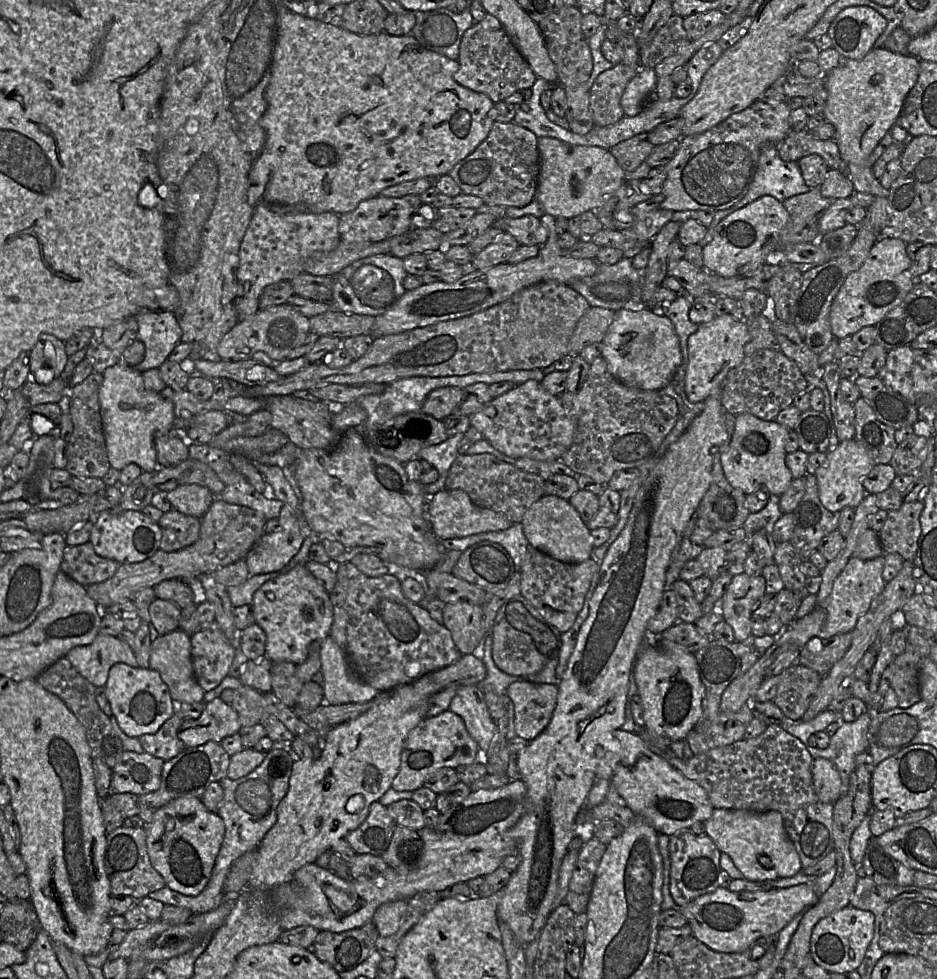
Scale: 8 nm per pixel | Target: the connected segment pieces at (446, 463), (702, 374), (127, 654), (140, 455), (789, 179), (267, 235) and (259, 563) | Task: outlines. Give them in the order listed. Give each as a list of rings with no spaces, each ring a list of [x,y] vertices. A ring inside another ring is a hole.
[[[458,433],[447,438],[440,444],[423,448],[419,452],[418,459],[429,462],[439,473],[439,477],[436,482],[428,485],[422,485],[427,496],[432,496],[445,488],[445,481],[449,469],[456,457],[459,455],[458,445],[464,438],[464,435],[464,433]]]
[[[731,314],[714,317],[711,321],[699,324],[698,329],[688,338],[689,359],[685,374],[685,393],[691,402],[700,402],[715,392],[720,392],[728,372],[741,364],[745,358],[744,347],[750,339],[747,323]]]
[[[98,634],[91,644],[73,647],[65,657],[97,688],[104,688],[109,670],[114,664],[124,663],[138,667],[131,647],[117,636]]]
[[[121,360],[104,370],[103,382],[99,388],[99,403],[107,456],[112,468],[121,471],[128,464],[135,463],[142,471],[151,472],[160,467],[157,461],[155,441],[158,437],[174,431],[175,419],[174,405],[165,394],[166,388],[157,368],[141,372]]]
[[[765,144],[761,150],[756,172],[746,195],[732,207],[726,210],[716,211],[712,223],[707,229],[705,237],[698,243],[703,248],[709,244],[714,237],[714,230],[716,226],[731,213],[743,208],[747,204],[755,201],[763,195],[771,195],[775,197],[781,203],[791,196],[806,193],[811,188],[805,183],[798,162],[796,161],[784,161],[781,159],[778,153],[776,144]]]
[[[269,204],[254,207],[240,244],[236,271],[239,288],[235,306],[239,320],[248,319],[259,311],[259,298],[267,286],[290,281],[303,273],[304,261],[312,253],[333,250],[340,242],[338,223],[339,215],[333,212],[311,213]]]
[[[283,505],[278,516],[279,525],[272,533],[264,533],[251,547],[245,557],[250,576],[275,572],[282,569],[298,553],[303,540],[302,526],[287,505]]]

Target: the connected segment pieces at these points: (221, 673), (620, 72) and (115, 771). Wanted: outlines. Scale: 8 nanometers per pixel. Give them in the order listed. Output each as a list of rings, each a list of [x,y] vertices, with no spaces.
[[[216,621],[190,637],[195,678],[205,692],[217,687],[228,675],[235,647]]]
[[[619,63],[602,72],[594,81],[590,89],[589,105],[596,126],[613,125],[624,117],[621,98],[638,69]]]
[[[124,751],[112,768],[111,793],[132,793],[137,796],[160,787],[165,761],[147,752]]]

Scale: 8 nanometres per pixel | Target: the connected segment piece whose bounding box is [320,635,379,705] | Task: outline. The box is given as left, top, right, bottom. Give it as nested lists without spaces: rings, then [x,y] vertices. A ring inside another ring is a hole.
[[[329,635],[321,641],[320,658],[327,704],[364,703],[379,694],[377,689],[352,674],[344,653]]]

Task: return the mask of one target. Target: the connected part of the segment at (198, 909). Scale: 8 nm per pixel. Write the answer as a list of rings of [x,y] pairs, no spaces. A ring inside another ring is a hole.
[[[272,748],[266,753],[262,763],[246,776],[236,780],[226,776],[219,780],[224,796],[216,813],[224,822],[225,833],[208,884],[197,896],[186,896],[165,886],[151,892],[148,897],[164,905],[188,909],[193,915],[217,908],[225,899],[224,881],[232,863],[244,853],[256,850],[264,835],[275,824],[277,806],[288,790],[292,764],[293,759],[287,751]]]

